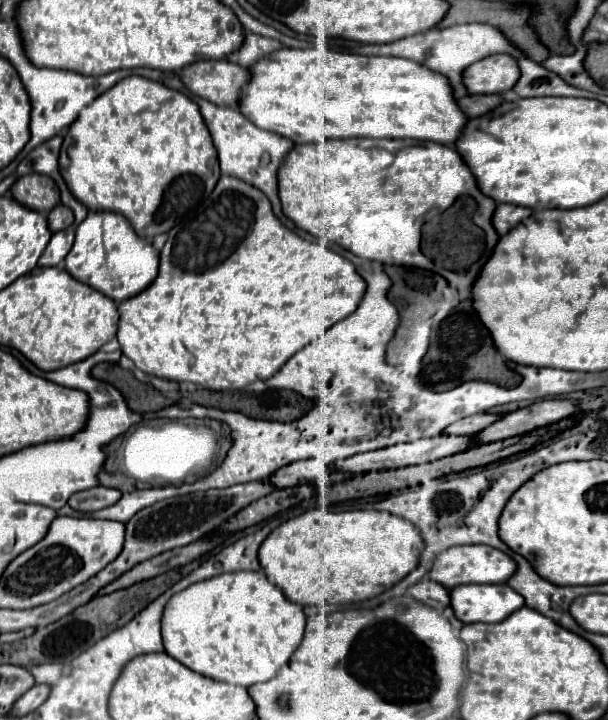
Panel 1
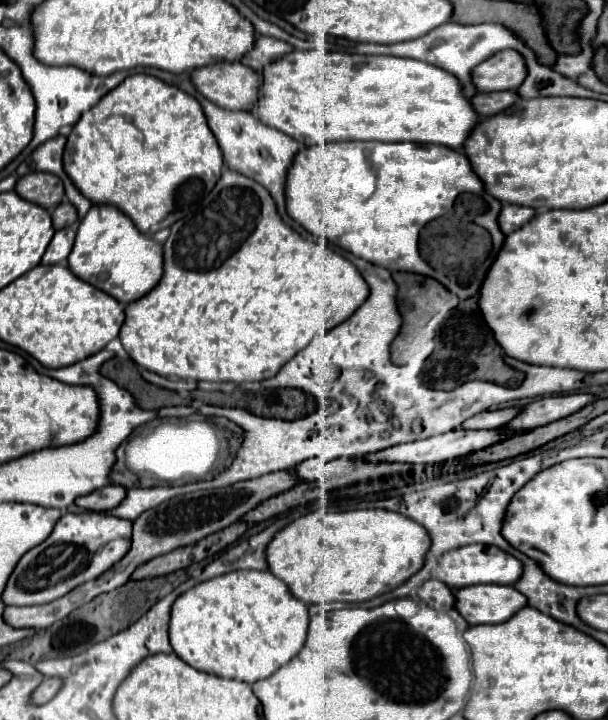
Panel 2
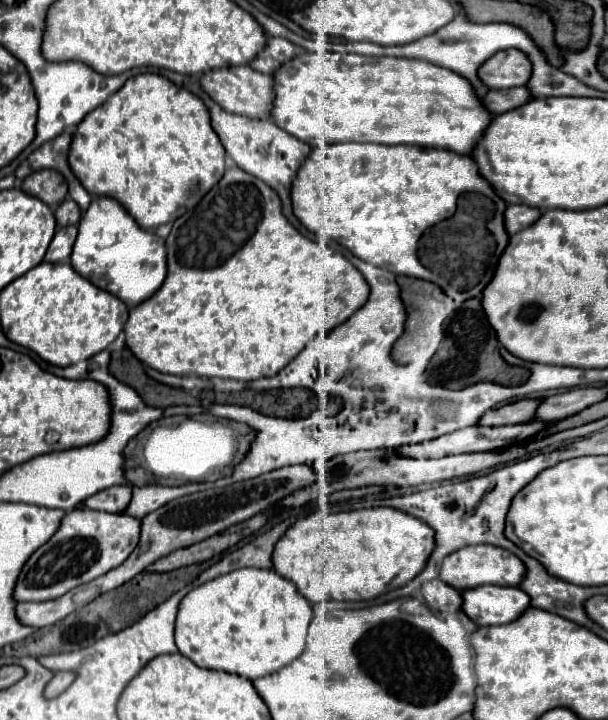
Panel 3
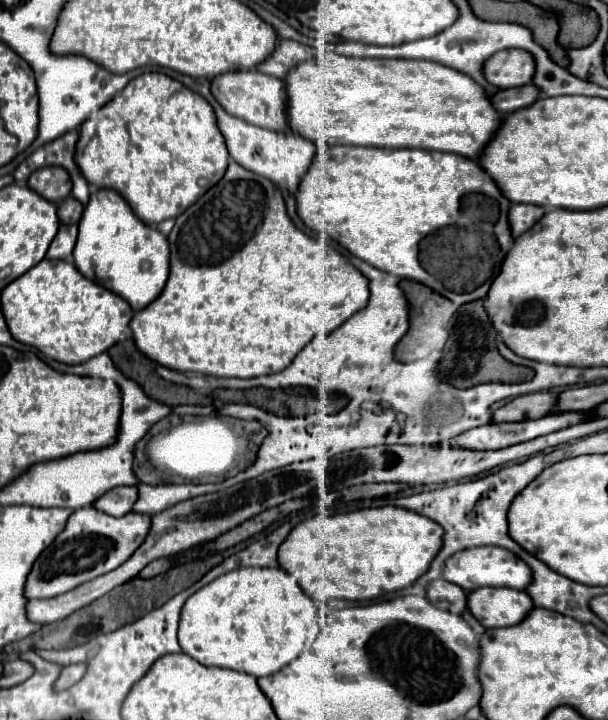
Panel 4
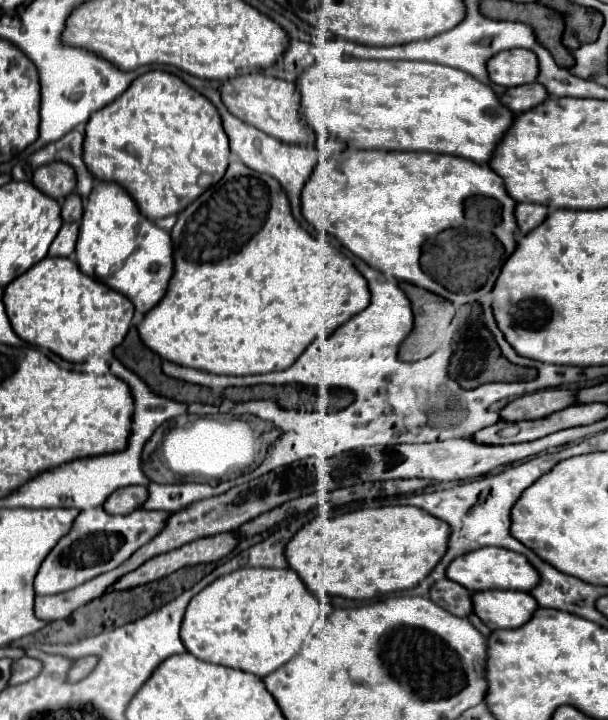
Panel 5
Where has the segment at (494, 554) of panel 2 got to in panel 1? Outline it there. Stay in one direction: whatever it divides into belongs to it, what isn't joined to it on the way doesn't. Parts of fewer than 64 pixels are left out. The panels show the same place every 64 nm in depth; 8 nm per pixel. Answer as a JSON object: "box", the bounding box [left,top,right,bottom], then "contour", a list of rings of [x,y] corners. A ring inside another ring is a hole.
{"box":[428,544,516,590],"contour":[[[474,544],[474,546],[454,546],[438,554],[428,576],[440,582],[444,588],[452,590],[460,584],[502,584],[508,582],[508,576],[512,576],[512,572],[516,572],[516,562],[510,556],[492,546]]]}

